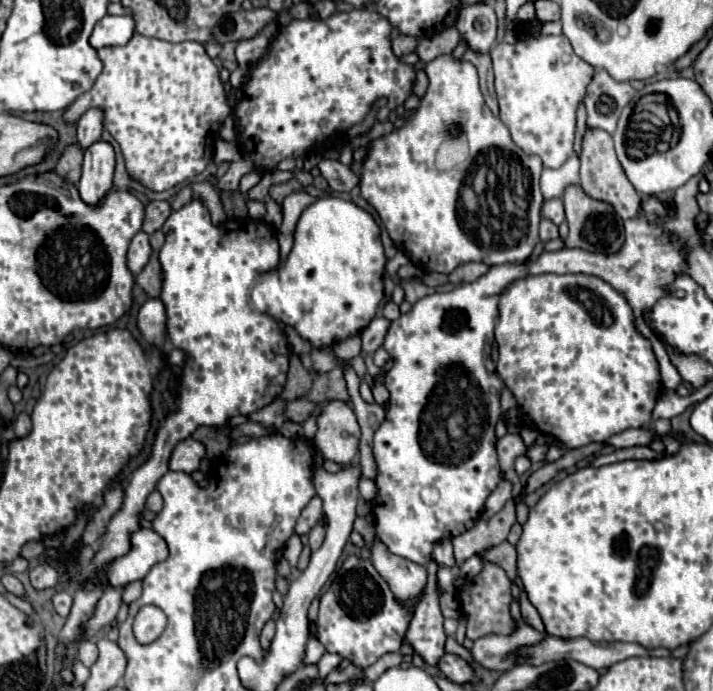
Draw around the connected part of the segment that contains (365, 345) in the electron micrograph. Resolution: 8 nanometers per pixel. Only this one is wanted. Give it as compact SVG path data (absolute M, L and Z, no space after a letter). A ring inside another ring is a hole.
M376 315L370 325L366 329L362 329L360 337L362 337L362 351L364 353L374 353L378 347L382 347L384 343L384 335L390 327L390 321L382 315Z

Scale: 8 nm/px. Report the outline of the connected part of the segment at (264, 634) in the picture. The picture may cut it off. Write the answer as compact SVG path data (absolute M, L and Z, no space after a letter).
M270 619L266 625L264 625L264 629L262 629L260 634L260 644L264 653L268 651L268 647L270 647L270 641L272 641L272 637L274 637L274 621Z

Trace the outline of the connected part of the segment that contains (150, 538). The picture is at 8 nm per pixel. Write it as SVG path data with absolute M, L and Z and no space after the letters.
M138 529L130 533L130 551L120 559L110 561L100 575L94 575L82 583L84 589L92 589L98 585L110 587L126 587L134 581L142 581L146 573L168 557L166 541L152 529Z

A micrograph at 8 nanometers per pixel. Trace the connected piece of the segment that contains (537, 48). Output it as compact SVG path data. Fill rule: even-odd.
M526 23L524 39L516 43L496 43L490 51L494 75L496 75L496 95L500 105L500 121L508 127L512 141L528 155L542 159L546 169L558 169L570 155L576 133L576 109L584 101L586 87L592 81L594 67L584 63L574 51L564 35L542 35L538 23Z

